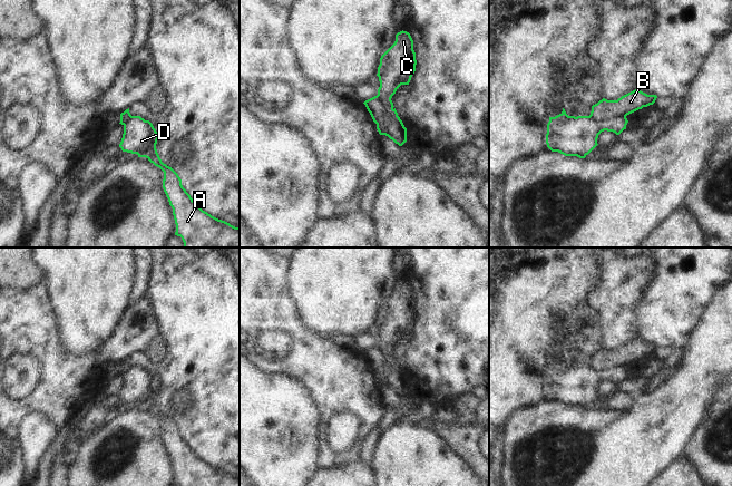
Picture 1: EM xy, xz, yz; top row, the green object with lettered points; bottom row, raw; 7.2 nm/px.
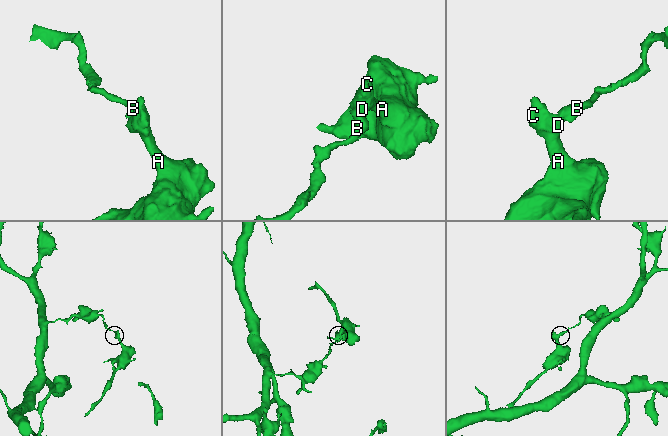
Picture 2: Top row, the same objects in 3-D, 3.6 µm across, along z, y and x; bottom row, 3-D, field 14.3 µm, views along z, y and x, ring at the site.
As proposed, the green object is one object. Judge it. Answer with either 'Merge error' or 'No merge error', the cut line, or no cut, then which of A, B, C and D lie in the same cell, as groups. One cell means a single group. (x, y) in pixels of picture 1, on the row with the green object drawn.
Merge error. Split along yz (588, 116), (597, 120), (608, 120), (620, 116), (625, 117). Groups: A C D / B

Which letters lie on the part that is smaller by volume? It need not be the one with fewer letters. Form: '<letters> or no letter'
A, C, D

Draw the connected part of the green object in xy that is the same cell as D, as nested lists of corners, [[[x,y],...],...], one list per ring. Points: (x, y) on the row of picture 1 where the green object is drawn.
[[[131,116],[124,125],[119,147],[123,152],[137,154],[138,157],[146,157],[164,172],[163,188],[173,208],[176,224],[175,235],[182,237],[184,247],[240,247],[240,227],[212,216],[193,201],[183,187],[178,174],[162,162],[156,149],[157,140],[158,134],[149,120],[145,120],[140,116]]]

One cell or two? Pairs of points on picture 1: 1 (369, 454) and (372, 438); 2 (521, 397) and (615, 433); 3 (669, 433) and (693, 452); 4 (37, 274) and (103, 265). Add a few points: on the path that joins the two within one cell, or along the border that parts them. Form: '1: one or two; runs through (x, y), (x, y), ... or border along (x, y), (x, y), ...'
1: one; runs through (369, 450), (371, 441)
2: two; border along (550, 400), (517, 414)
3: two; border along (700, 424), (689, 439), (683, 453)
4: two; border along (35, 259), (44, 270), (46, 280)

